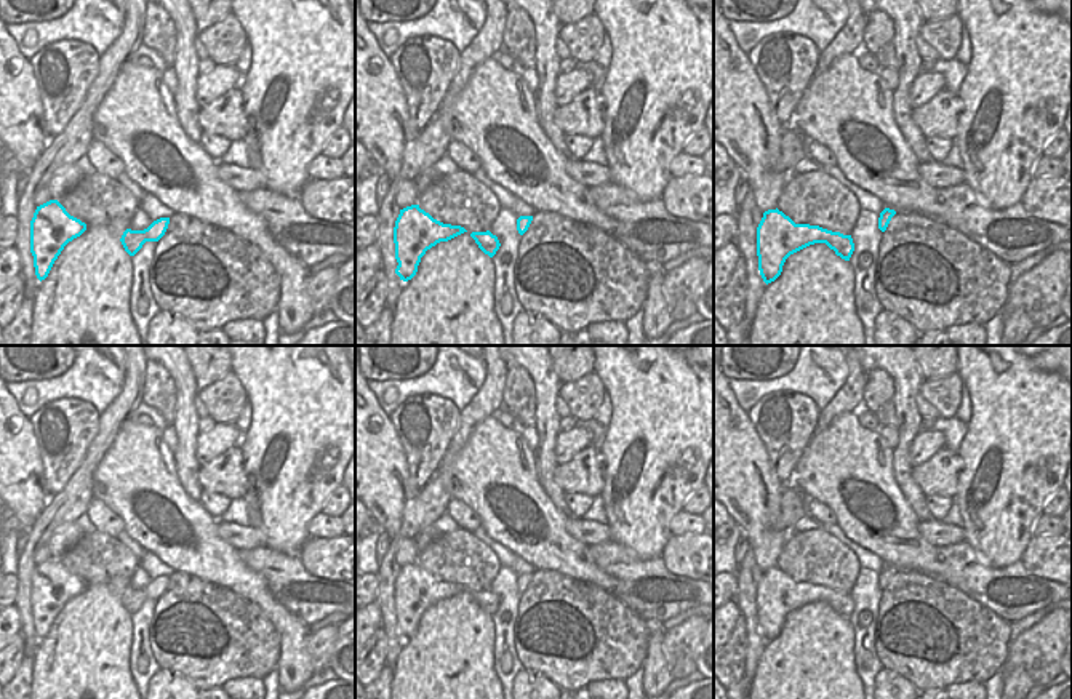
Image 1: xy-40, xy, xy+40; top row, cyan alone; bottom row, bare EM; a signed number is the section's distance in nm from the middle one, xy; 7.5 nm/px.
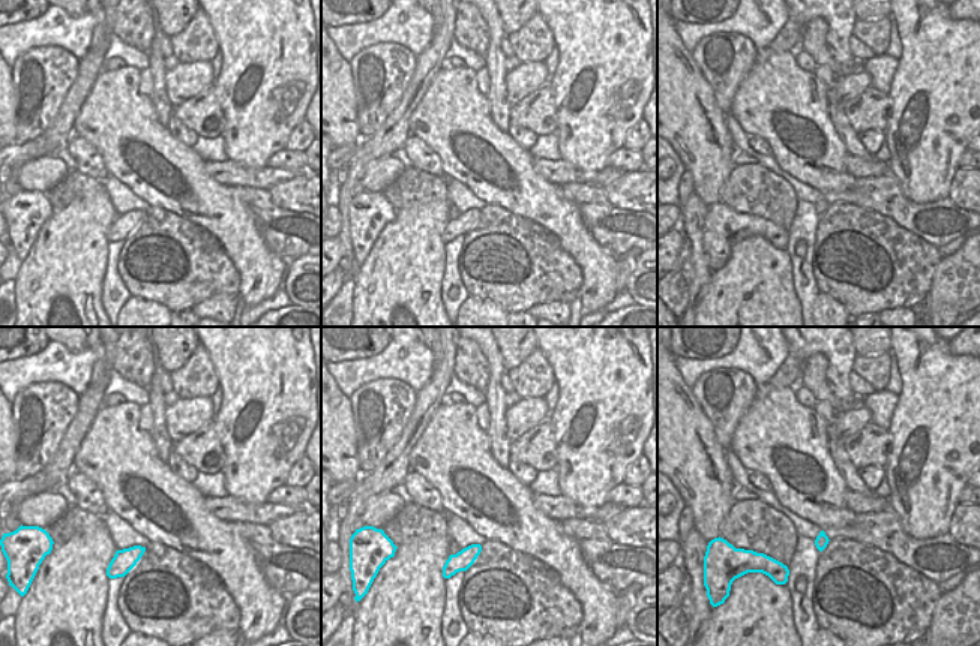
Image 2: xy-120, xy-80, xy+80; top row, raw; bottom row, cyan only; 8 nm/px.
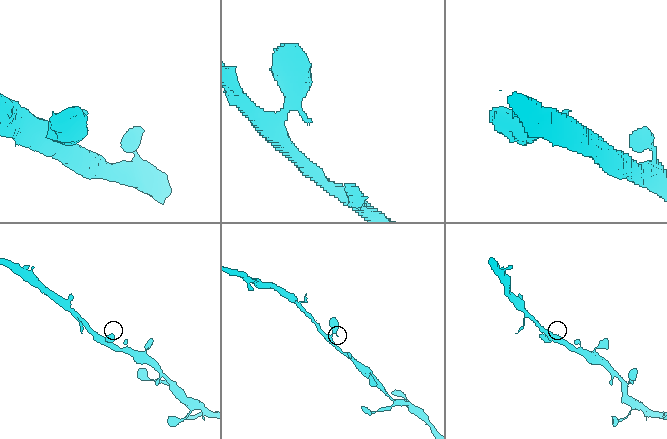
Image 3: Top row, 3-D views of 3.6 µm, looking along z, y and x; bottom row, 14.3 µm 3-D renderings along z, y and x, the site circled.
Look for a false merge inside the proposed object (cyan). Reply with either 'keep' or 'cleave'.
keep

